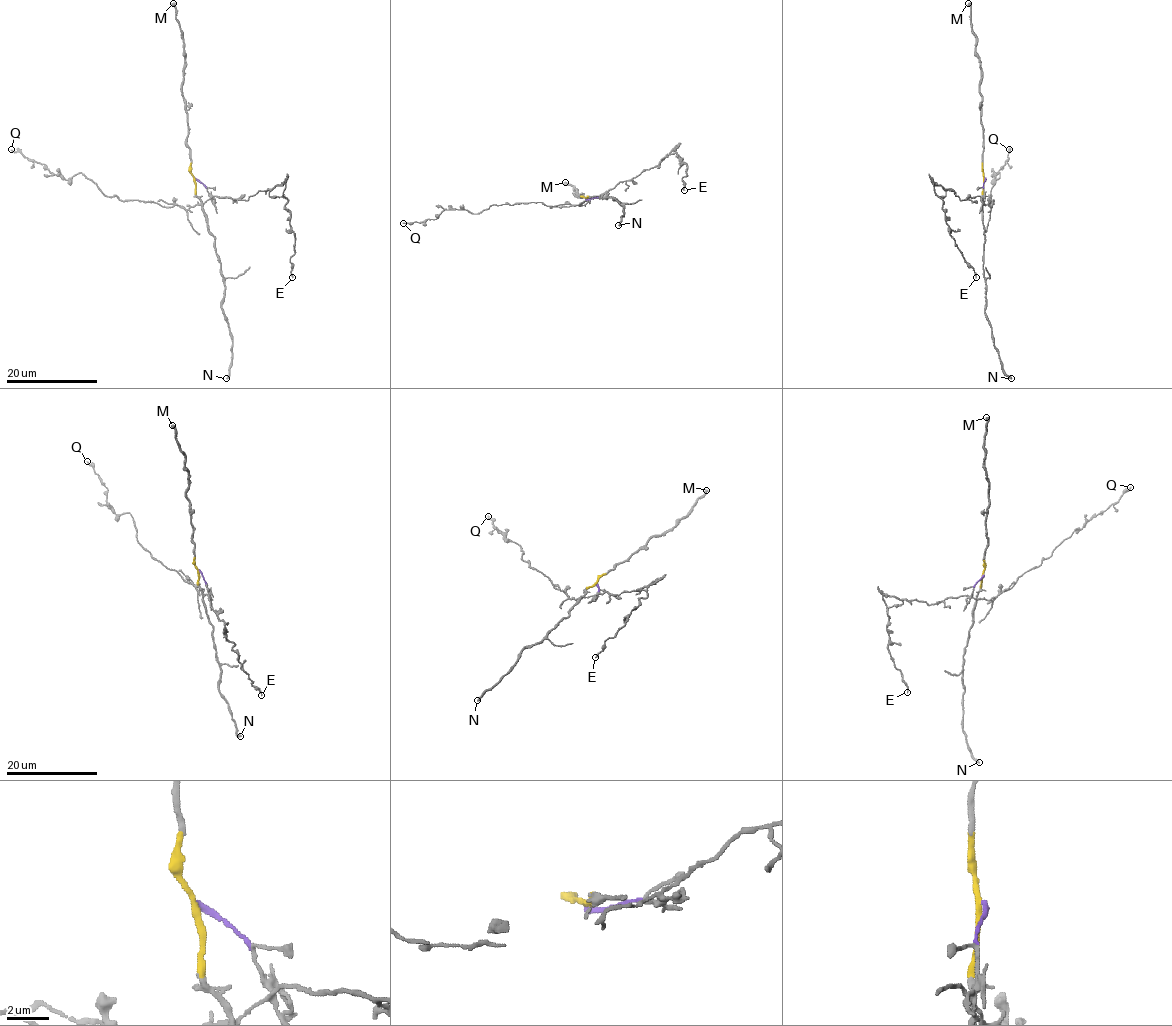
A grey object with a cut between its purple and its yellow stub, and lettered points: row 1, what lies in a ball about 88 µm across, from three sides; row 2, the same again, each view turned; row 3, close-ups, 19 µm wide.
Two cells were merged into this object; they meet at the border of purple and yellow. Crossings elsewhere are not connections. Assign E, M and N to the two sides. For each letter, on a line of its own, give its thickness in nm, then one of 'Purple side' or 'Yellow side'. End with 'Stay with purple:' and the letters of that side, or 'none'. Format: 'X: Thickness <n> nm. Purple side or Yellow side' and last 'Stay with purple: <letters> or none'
E: Thickness 110 nm. Purple side
M: Thickness 460 nm. Yellow side
N: Thickness 320 nm. Yellow side
Stay with purple: E

